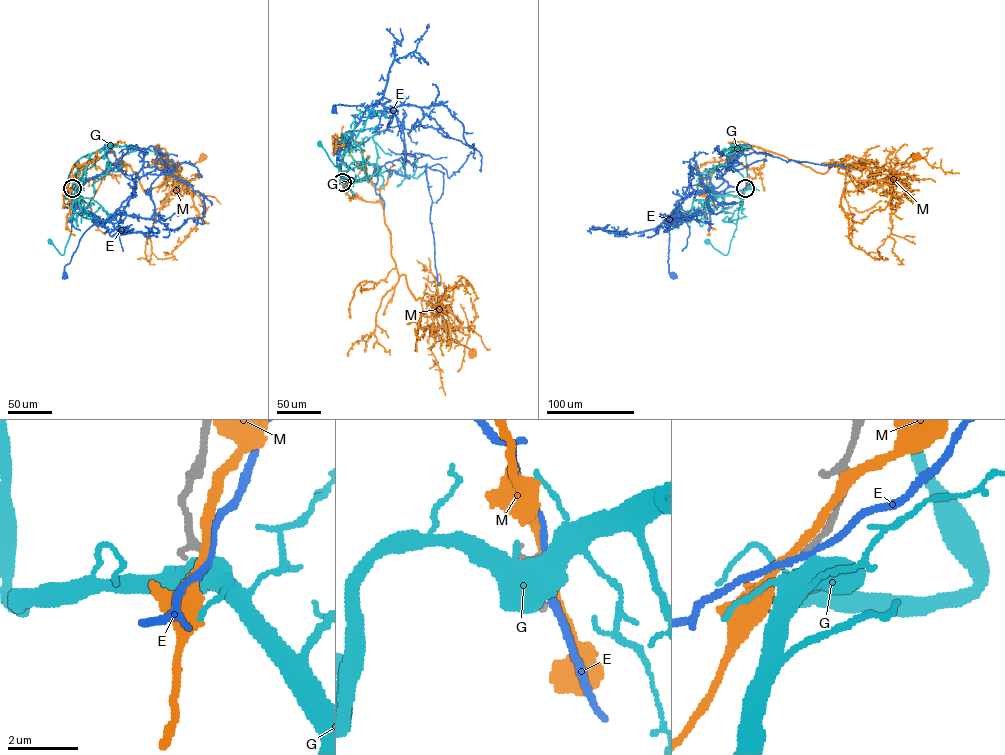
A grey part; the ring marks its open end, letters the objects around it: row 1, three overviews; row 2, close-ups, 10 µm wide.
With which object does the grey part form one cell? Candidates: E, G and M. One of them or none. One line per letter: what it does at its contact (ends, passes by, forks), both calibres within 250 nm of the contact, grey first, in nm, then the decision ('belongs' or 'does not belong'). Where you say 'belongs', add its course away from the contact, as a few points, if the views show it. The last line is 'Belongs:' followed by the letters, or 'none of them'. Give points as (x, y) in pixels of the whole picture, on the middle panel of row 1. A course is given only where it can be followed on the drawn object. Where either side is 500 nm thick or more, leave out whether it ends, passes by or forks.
E: it passes by | 240/170 nm | does not belong
G: 240/500 nm | belongs | via (342, 182), (343, 174), (320, 144)
M: it passes by | 240/220 nm | does not belong
Belongs: G

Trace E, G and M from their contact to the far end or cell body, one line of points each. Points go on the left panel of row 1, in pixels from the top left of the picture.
E: (72, 188), (67, 194), (114, 168), (134, 185), (121, 212), (98, 220), (83, 234), (65, 275)
G: (72, 188), (75, 197), (71, 231), (63, 255), (50, 241)
M: (72, 188), (79, 169), (110, 150), (146, 193), (180, 163), (203, 158)

